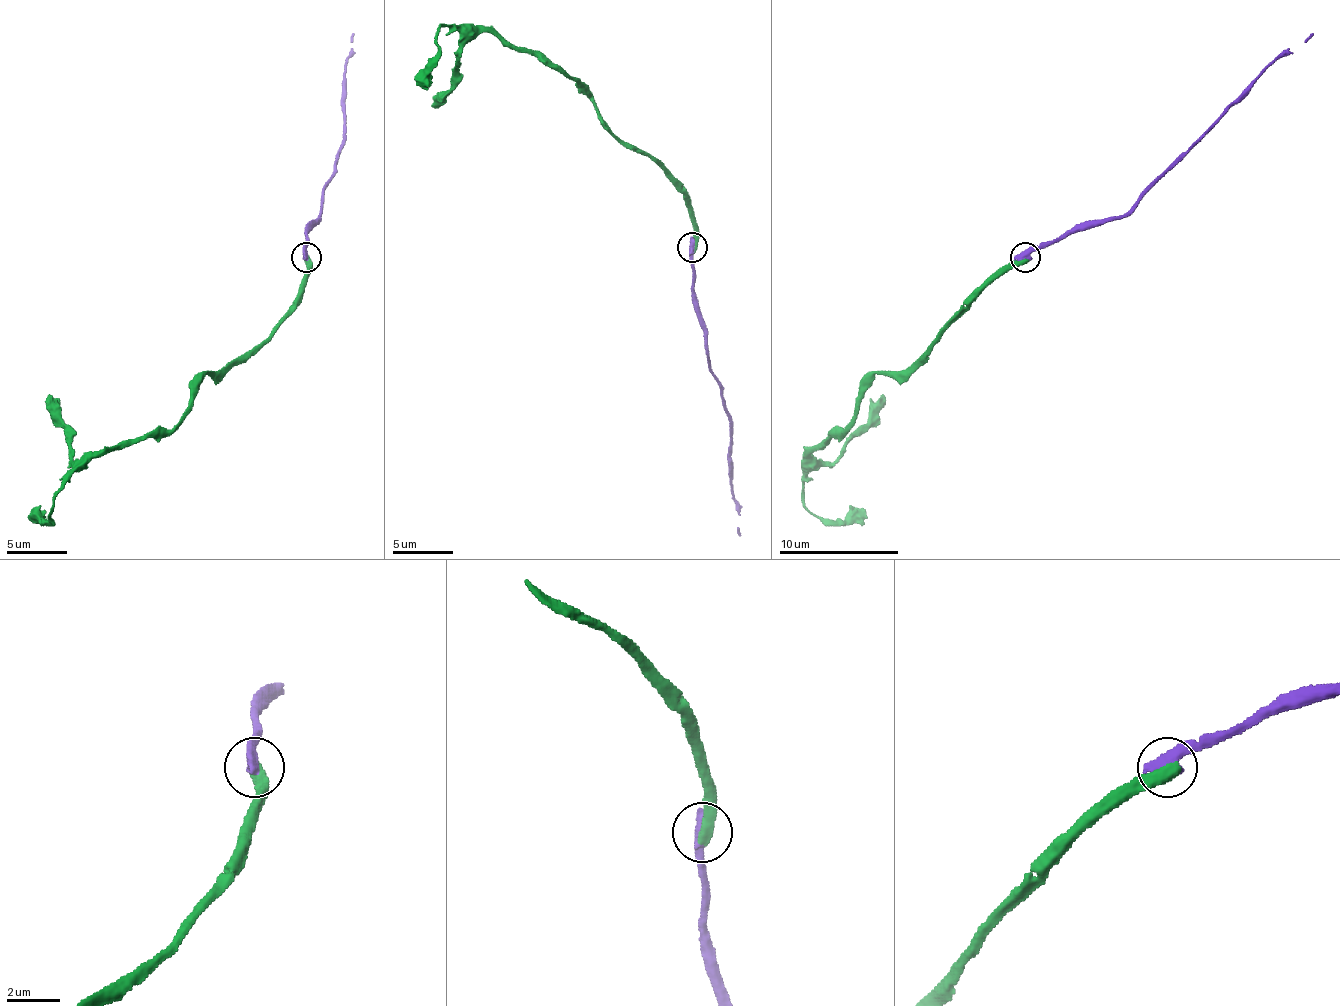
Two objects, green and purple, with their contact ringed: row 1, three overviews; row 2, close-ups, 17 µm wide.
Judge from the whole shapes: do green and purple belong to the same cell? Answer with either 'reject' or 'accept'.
reject

